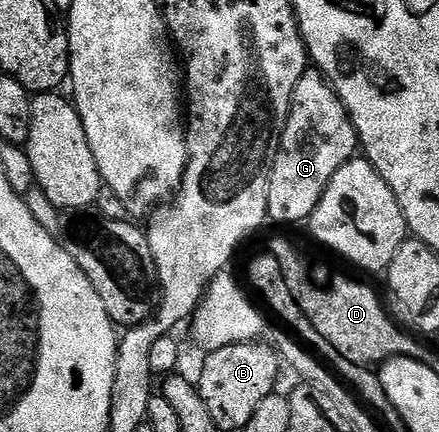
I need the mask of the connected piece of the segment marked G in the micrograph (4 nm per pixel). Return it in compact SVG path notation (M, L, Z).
M306 70L293 90L291 109L269 174L269 219L304 224L319 205L331 177L351 162L358 151L357 130L343 101L320 71Z

